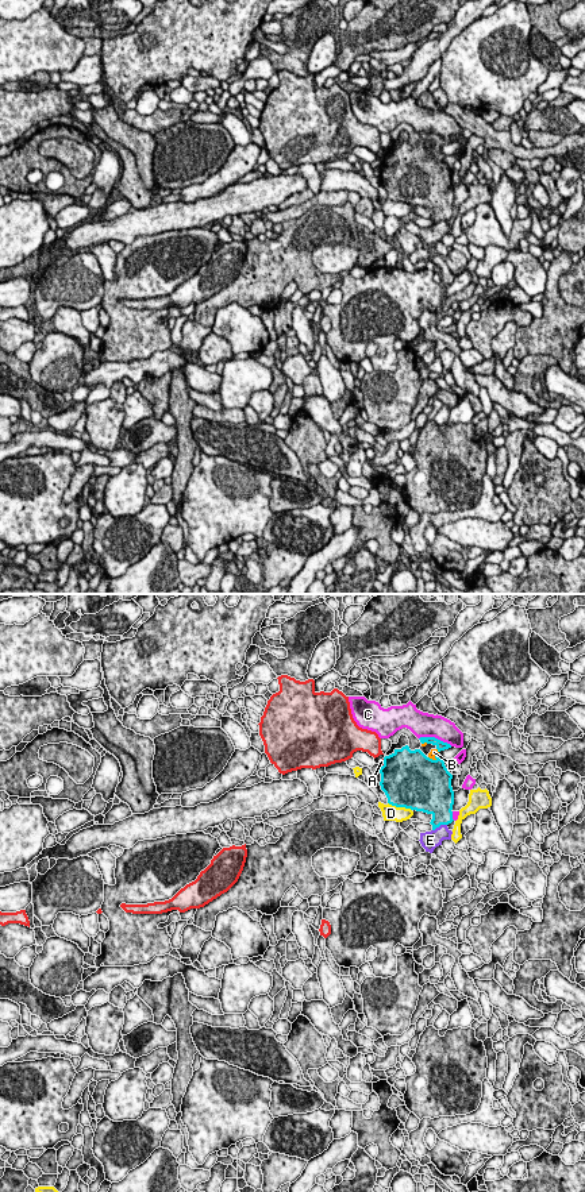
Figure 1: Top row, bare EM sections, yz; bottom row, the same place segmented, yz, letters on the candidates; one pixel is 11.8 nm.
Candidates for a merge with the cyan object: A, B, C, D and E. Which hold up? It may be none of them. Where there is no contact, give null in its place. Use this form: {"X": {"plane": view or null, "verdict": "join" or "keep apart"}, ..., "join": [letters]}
{"A": {"plane": "yz", "verdict": "keep apart"}, "B": {"plane": "yz", "verdict": "join"}, "C": {"plane": "yz", "verdict": "keep apart"}, "D": {"plane": "yz", "verdict": "keep apart"}, "E": {"plane": "yz", "verdict": "keep apart"}, "join": ["B"]}

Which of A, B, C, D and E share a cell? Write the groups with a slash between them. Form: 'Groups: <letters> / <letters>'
Groups: A / B / C / D / E

